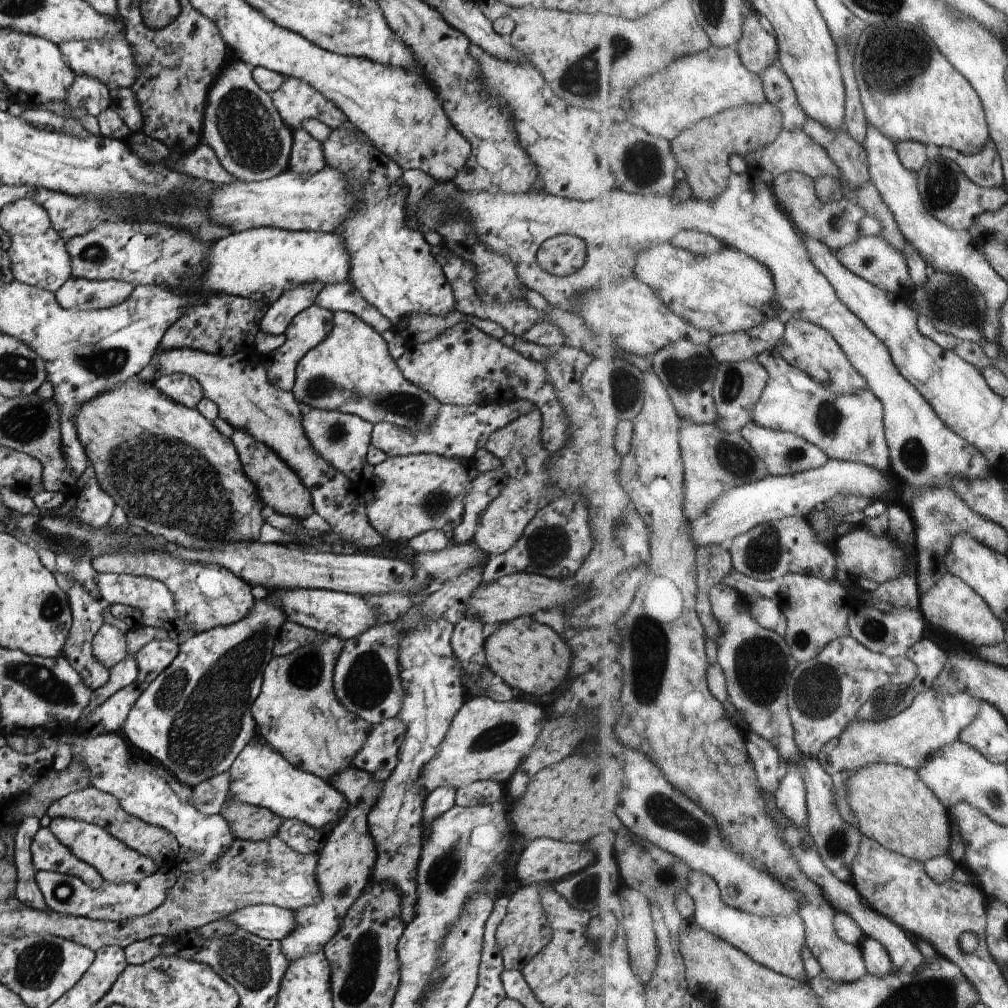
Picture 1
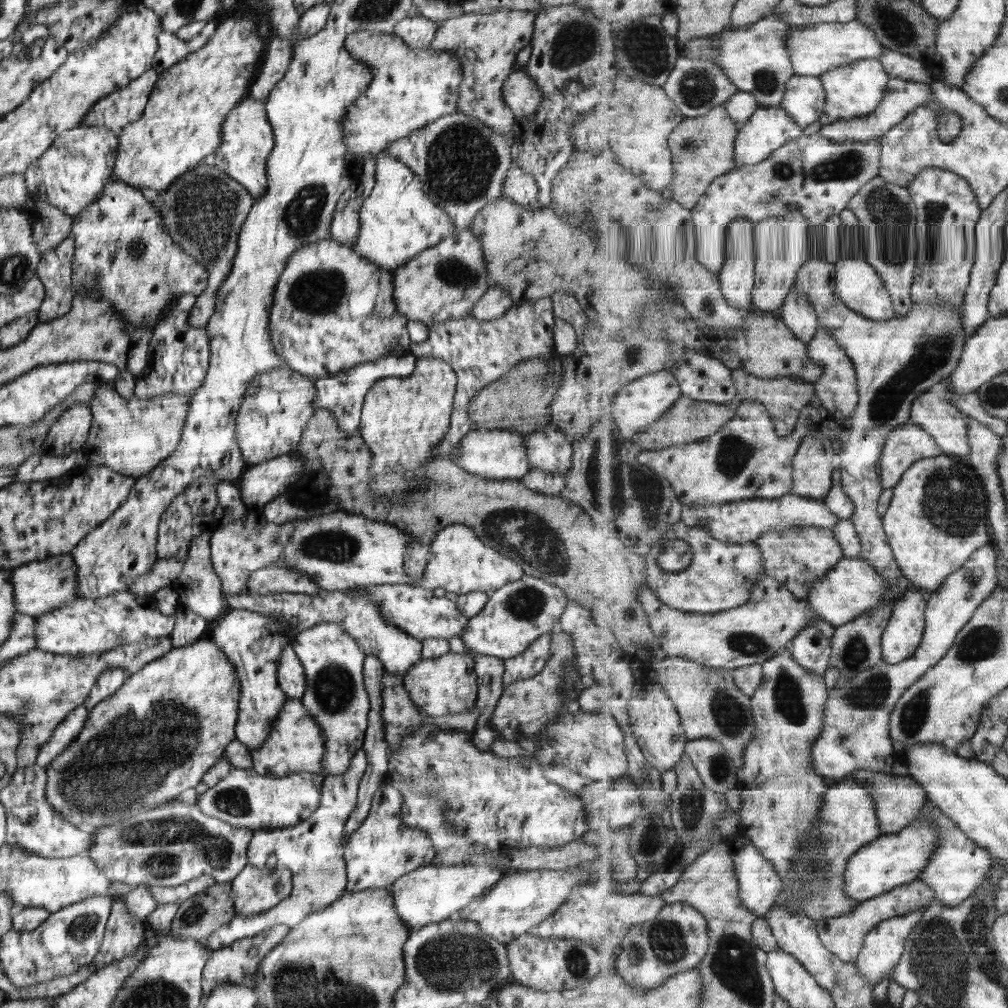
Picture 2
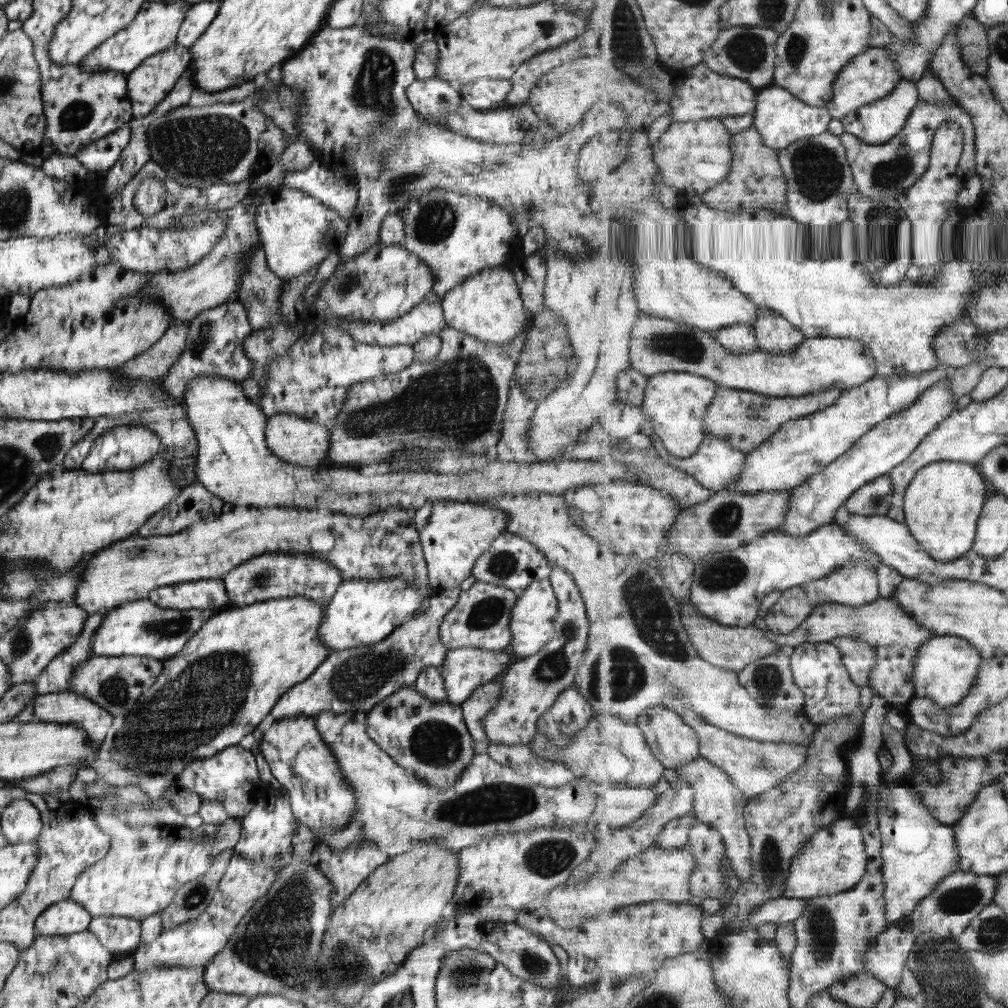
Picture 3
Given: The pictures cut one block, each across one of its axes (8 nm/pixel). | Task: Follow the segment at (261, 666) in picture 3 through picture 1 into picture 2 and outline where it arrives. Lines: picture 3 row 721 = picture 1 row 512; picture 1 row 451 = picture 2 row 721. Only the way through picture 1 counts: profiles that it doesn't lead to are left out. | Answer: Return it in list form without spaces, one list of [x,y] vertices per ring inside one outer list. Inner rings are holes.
[[[210,636],[200,638],[189,645],[173,647],[164,656],[130,674],[114,694],[96,704],[94,709],[89,712],[78,737],[46,766],[47,782],[44,794],[46,803],[54,811],[57,811],[65,822],[90,831],[98,830],[102,826],[112,826],[112,824],[134,817],[142,811],[157,809],[158,806],[177,799],[182,792],[195,788],[202,781],[210,767],[213,767],[218,759],[224,756],[226,745],[236,738],[238,703],[240,703],[240,680],[236,678],[236,668],[230,664],[226,654],[216,646],[216,642],[211,640]]]

